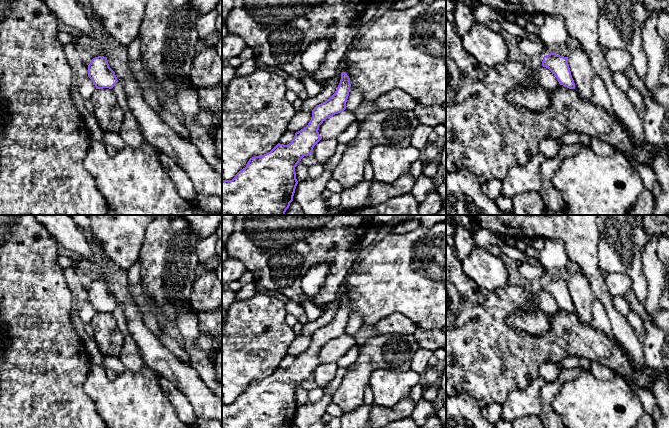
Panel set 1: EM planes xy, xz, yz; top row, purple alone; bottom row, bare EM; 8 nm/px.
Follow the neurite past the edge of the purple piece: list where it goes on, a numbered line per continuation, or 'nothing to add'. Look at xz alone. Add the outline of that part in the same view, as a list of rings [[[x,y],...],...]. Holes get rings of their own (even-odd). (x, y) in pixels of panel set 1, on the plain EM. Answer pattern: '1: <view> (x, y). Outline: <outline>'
nothing to add

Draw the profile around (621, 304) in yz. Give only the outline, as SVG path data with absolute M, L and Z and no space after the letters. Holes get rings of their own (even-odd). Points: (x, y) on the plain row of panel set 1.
M623 295L615 296L613 298L613 305L615 309L625 318L627 318L627 314L630 311L629 301L623 297Z

